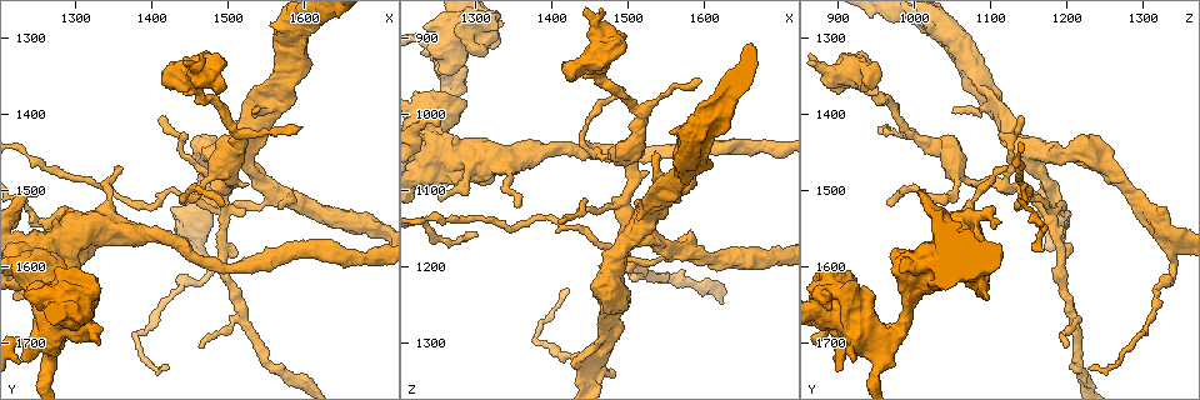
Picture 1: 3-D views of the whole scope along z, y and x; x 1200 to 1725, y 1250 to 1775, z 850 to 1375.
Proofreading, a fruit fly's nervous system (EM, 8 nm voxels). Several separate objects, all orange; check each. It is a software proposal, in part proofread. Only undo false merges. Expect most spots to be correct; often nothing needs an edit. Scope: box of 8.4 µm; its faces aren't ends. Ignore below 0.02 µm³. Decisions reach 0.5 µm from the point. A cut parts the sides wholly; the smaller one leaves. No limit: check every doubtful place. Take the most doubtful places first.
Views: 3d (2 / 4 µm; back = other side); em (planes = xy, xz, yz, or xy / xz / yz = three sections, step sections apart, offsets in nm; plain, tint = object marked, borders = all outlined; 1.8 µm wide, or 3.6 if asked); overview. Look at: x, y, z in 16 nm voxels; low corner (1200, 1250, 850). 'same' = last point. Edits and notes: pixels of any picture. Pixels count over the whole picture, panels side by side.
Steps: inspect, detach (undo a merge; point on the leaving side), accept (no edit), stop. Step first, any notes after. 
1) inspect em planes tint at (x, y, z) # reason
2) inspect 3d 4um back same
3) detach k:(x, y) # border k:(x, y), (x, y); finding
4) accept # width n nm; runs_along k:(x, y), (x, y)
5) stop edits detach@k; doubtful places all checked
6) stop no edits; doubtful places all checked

inspect em planes tint at (1500, 1525, 1180) # four-way junction

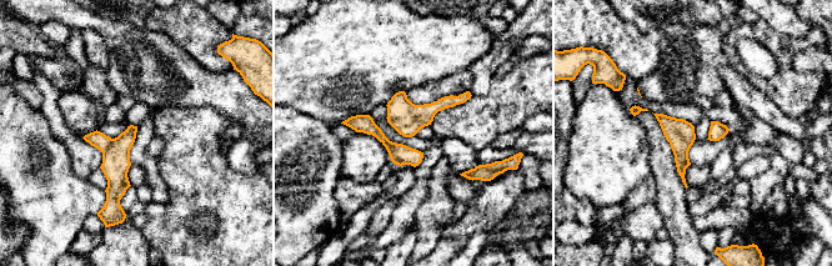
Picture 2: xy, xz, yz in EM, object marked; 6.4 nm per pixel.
detach 2:(115, 165) # a second neuron is stuck on

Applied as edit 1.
inspect em 3.6um planes plain at (1240, 1605, 1020) # abrupt turn

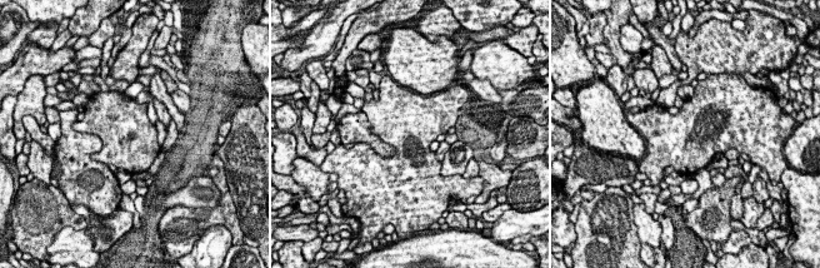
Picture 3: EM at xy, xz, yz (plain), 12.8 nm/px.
inspect em 3.6um planes tint same # with the object marked

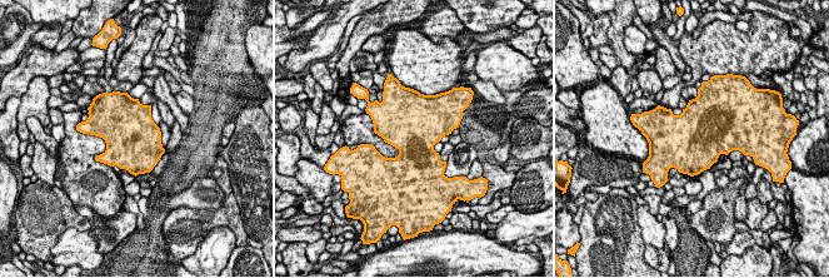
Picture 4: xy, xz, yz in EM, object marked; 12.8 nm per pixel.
accept # continuous, no second neuron

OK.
inspect 3d 2um at (1555, 1500, 1180) # sharp bend

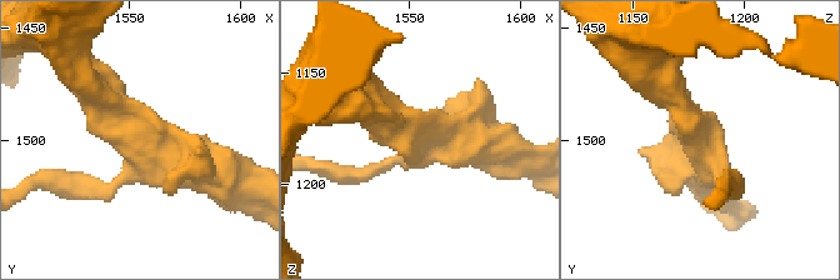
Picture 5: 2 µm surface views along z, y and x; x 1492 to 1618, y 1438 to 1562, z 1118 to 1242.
inspect em yz step 8 tint at (1553, 1501, 1179) # arms 3; need the tissue

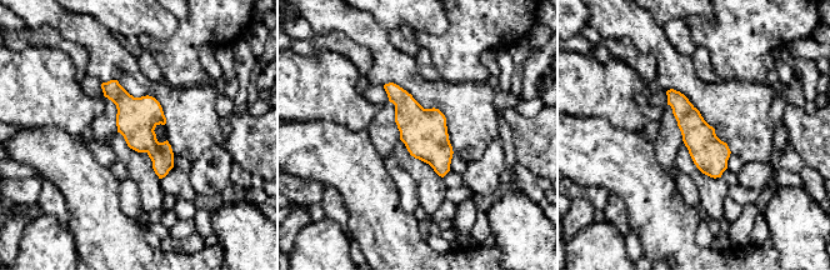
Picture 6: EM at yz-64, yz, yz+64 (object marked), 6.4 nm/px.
inspect em planes tint same # cut it another way

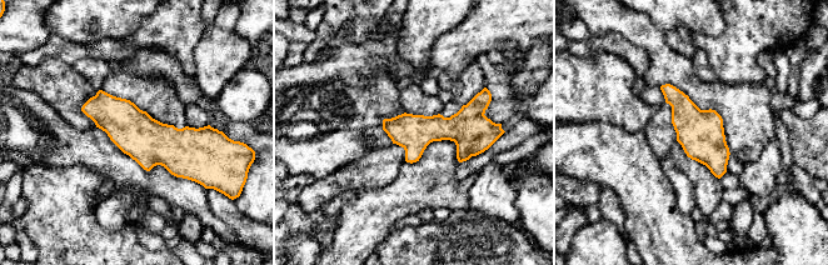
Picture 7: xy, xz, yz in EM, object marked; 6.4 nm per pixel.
accept # runs_along 7:(85, 108), (144, 139), (209, 139); continuous, no second neuron

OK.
inspect em planes tint at (1460, 1540, 1315)

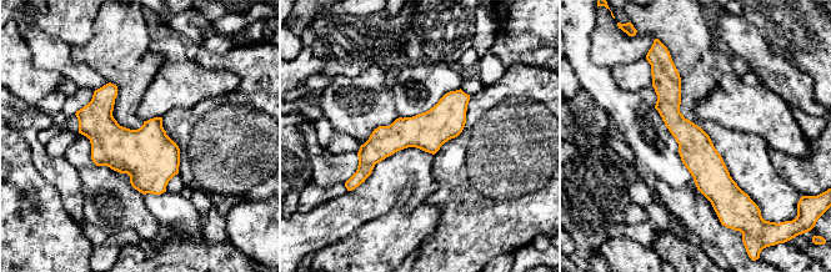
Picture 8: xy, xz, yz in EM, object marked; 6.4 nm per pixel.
accept # continuous, no second neuron

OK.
stop edits detach@2; doubtful places all checked

